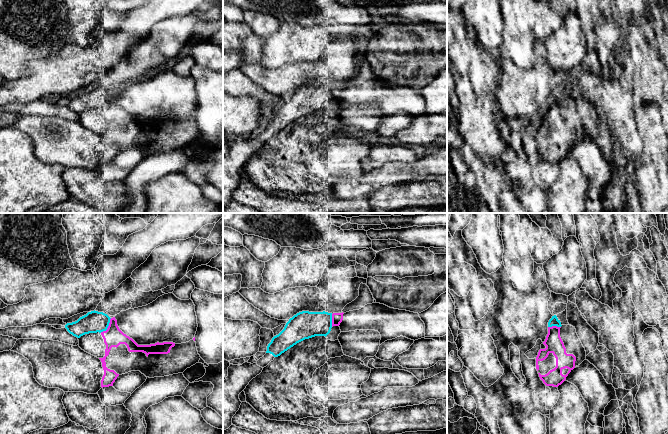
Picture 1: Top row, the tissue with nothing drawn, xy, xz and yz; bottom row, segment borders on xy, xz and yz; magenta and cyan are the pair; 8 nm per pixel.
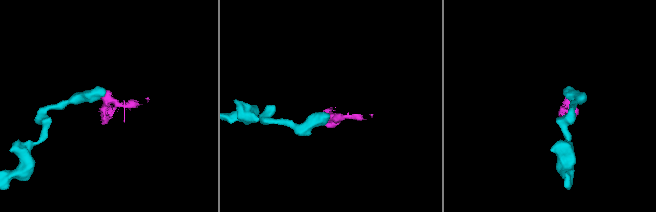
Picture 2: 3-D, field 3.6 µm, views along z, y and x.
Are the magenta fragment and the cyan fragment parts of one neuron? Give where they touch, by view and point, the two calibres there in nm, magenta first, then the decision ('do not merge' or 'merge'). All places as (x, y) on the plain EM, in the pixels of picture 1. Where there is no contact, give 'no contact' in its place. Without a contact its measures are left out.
contact xy (108, 103); calibres 160 and 170 nm; merge

